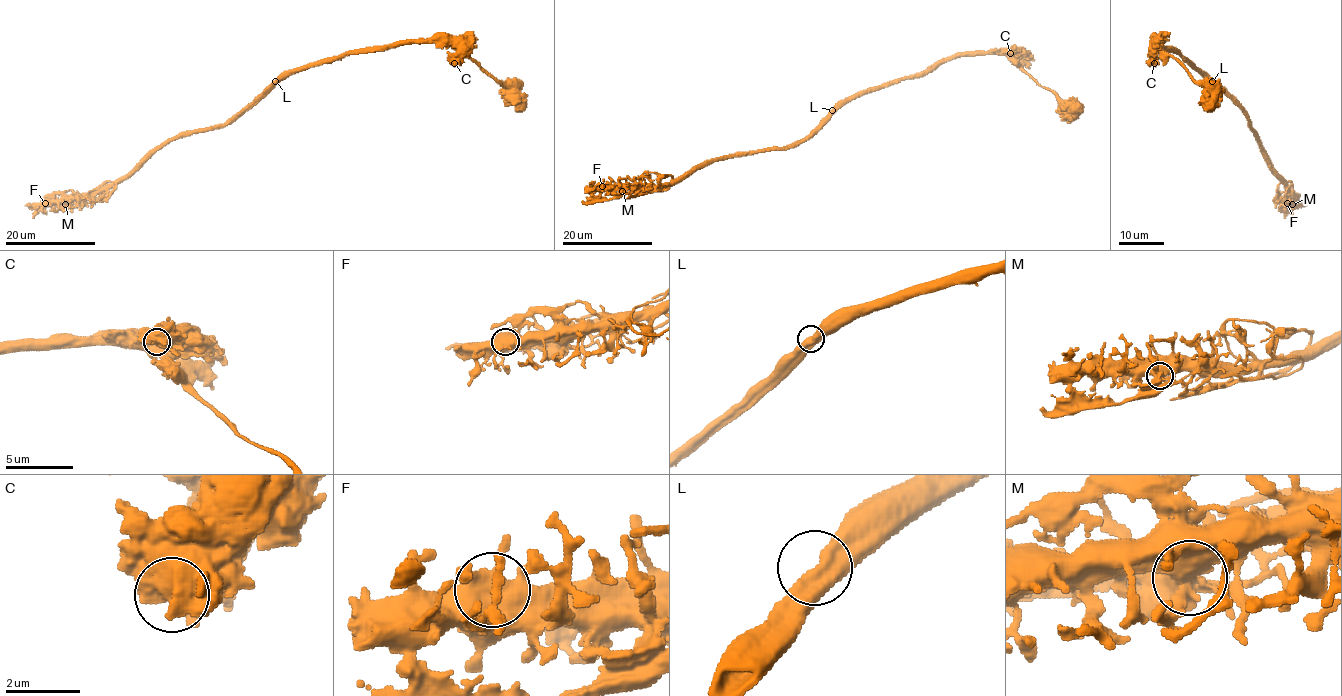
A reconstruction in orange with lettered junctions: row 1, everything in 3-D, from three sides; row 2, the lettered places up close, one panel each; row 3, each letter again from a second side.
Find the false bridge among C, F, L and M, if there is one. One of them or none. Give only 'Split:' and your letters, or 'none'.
Split: M

